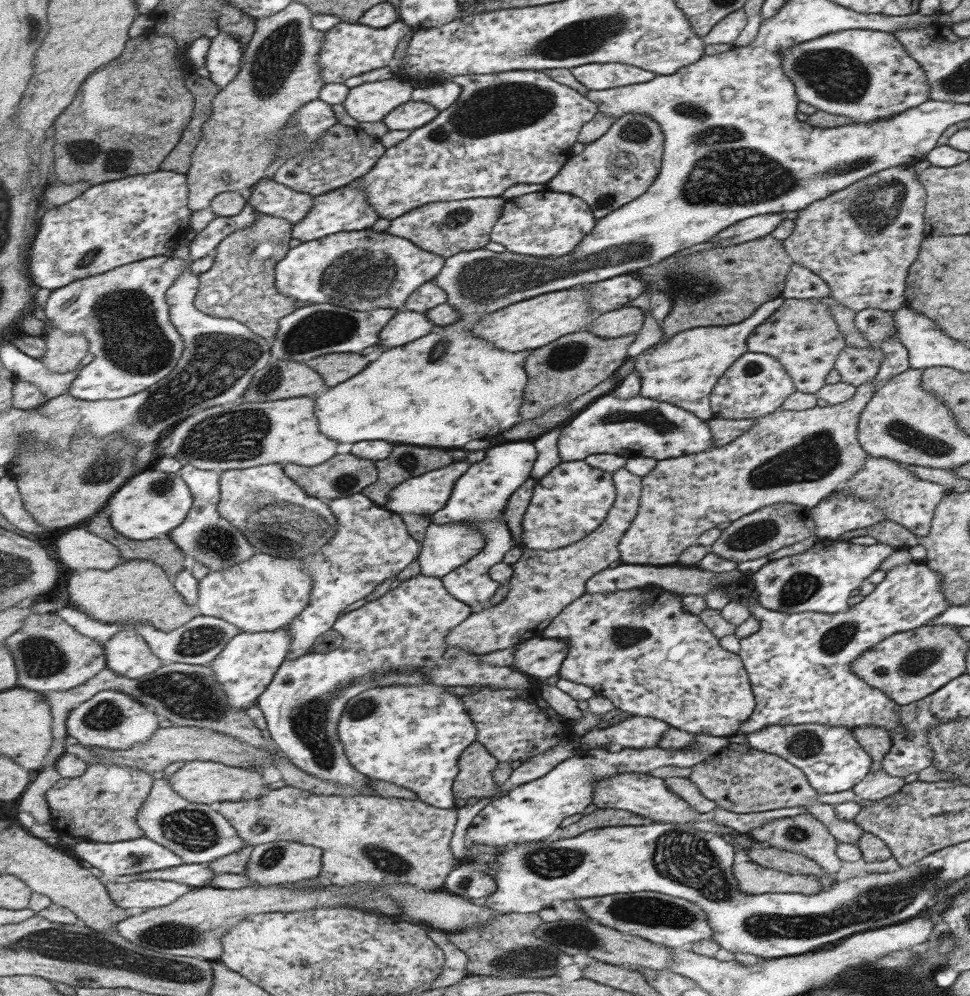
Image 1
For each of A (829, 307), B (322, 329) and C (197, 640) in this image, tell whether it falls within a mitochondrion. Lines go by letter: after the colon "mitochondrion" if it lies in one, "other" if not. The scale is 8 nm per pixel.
A: other
B: mitochondrion
C: mitochondrion

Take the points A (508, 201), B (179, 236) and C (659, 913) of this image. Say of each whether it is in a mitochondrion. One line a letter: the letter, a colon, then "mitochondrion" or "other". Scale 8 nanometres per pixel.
A: other
B: other
C: mitochondrion

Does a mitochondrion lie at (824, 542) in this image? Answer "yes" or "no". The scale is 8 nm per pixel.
no

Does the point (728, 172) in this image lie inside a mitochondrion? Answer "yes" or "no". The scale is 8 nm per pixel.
yes

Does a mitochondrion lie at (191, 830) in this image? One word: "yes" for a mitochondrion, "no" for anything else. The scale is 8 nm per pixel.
yes

